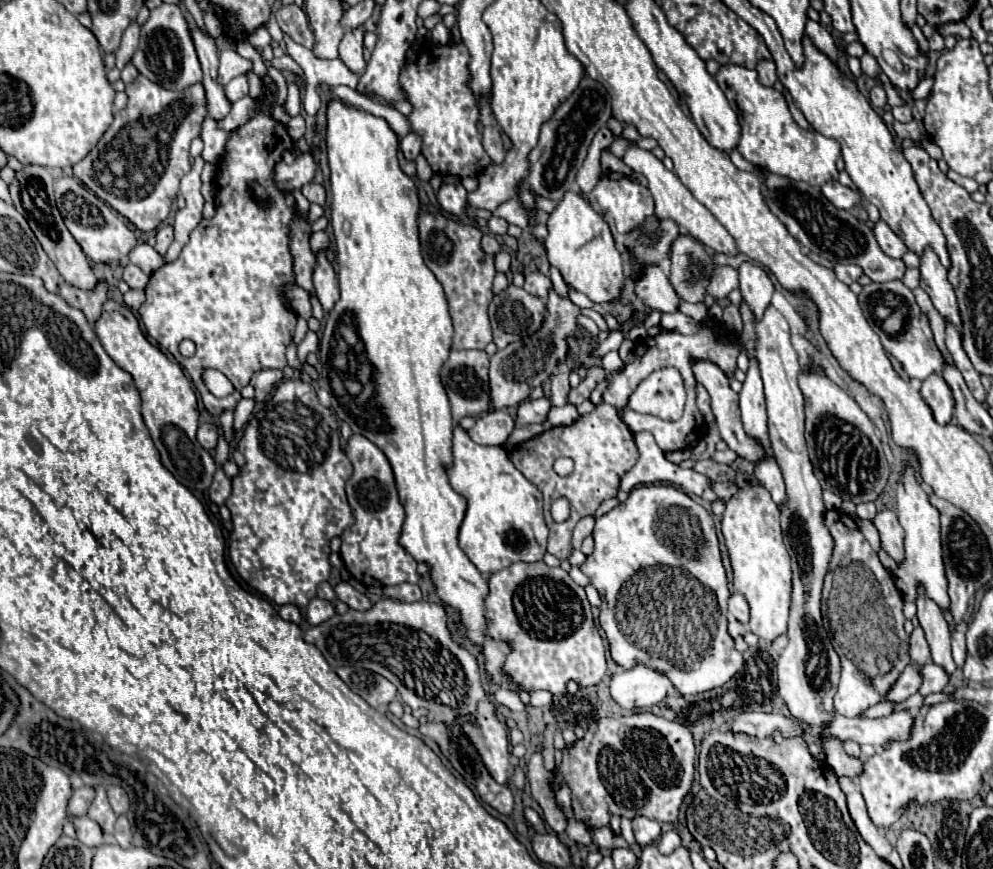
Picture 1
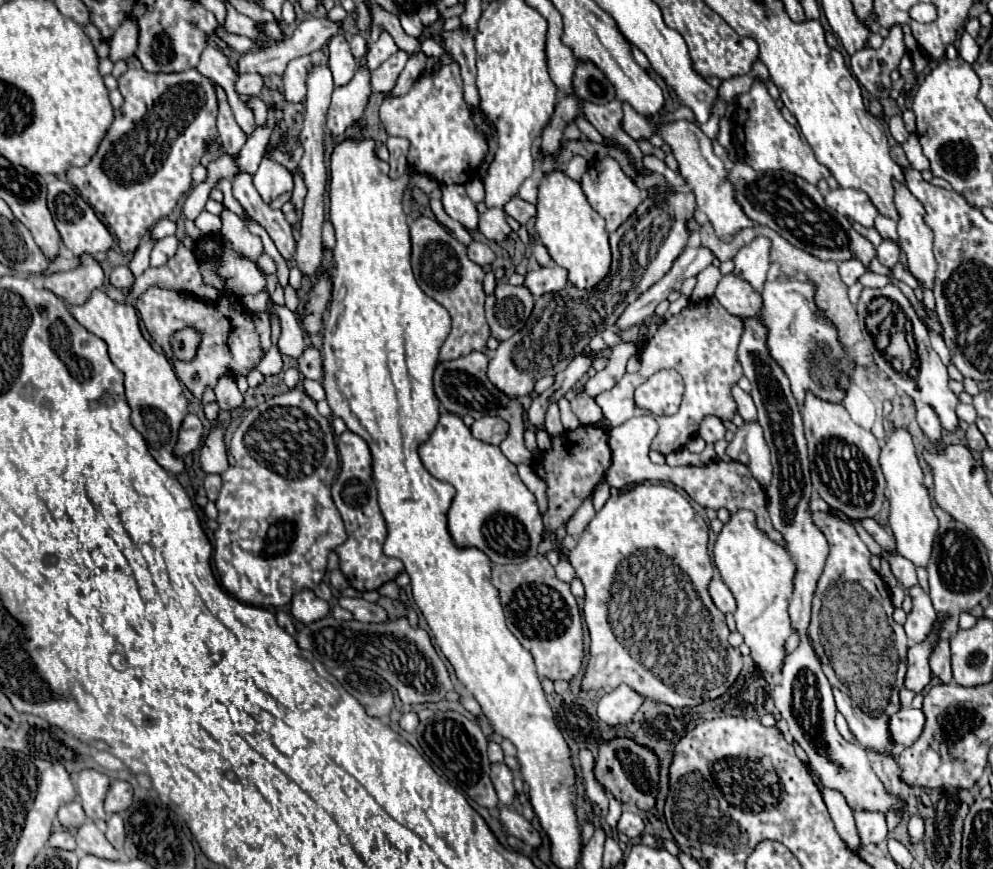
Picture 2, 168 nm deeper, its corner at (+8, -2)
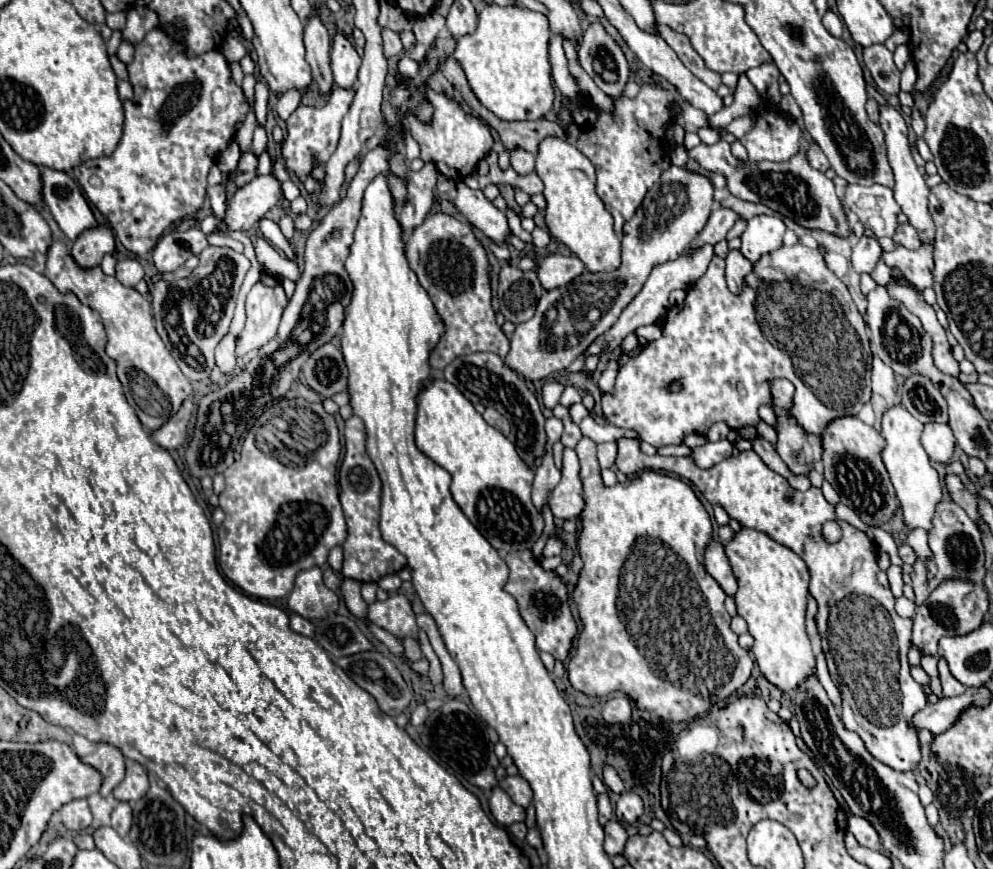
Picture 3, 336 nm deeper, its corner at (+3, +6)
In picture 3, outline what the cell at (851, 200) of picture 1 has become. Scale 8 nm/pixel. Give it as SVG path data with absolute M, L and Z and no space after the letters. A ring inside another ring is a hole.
M849 185L845 189L845 195L843 195L843 205L849 207L859 217L859 221L865 225L865 229L871 229L877 239L893 237L897 227L899 227L897 215L901 213L901 207L895 203L893 191L889 187L883 187L883 185L871 185L871 187Z

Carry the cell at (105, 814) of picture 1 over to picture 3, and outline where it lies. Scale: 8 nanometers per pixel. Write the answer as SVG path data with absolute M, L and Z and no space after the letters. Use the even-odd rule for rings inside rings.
M97 743L95 751L85 755L83 761L93 765L97 771L101 771L105 775L105 781L99 791L103 797L107 797L121 783L121 779L125 775L125 757L117 747L109 745L109 743Z

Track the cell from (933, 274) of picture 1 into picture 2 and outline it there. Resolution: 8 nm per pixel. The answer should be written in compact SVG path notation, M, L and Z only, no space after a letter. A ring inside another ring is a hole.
M896 183L896 209L900 213L898 237L906 253L908 269L924 289L934 289L936 259L932 255L932 231L924 223L924 211L918 199Z

